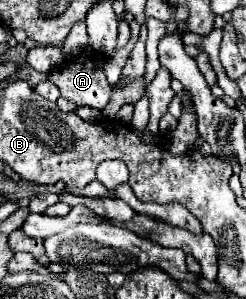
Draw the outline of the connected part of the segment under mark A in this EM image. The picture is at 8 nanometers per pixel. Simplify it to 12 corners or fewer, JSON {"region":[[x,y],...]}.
{"region":[[104,58],[68,60],[48,80],[76,106],[102,110],[110,98]]}

